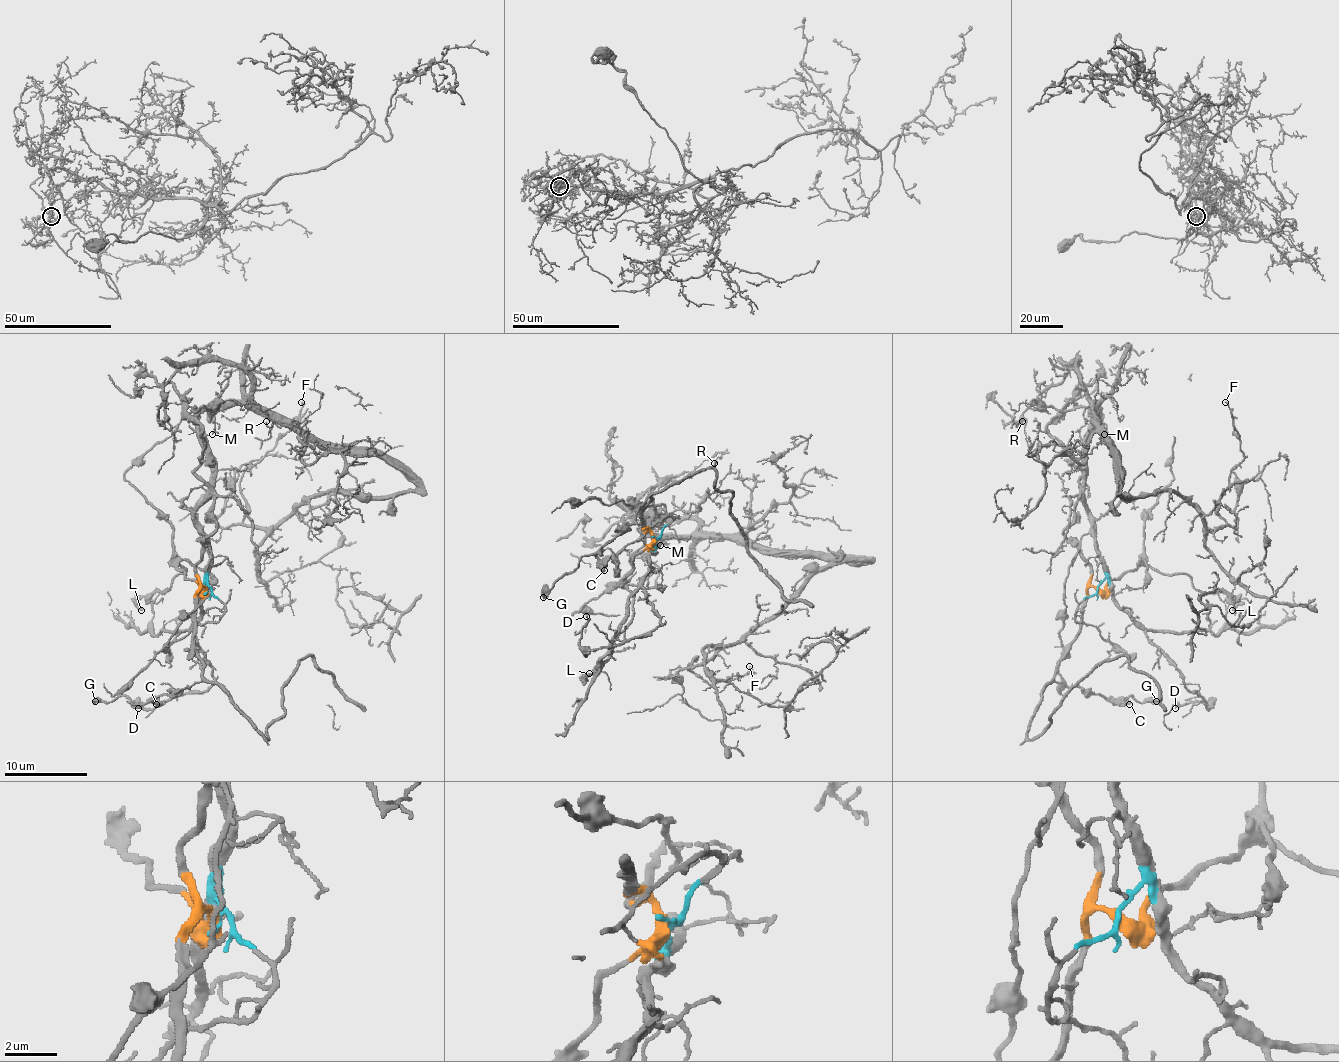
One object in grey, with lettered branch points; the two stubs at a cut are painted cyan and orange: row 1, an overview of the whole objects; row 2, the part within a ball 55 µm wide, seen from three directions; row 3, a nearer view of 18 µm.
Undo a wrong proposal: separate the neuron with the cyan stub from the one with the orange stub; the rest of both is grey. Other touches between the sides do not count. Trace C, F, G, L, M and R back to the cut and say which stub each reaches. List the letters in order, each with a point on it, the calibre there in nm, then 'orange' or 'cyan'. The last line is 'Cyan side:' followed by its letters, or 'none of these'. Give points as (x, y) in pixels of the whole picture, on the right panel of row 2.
C: (1129, 704) | 550 nm | orange
F: (1225, 402) | 130 nm | cyan
G: (1156, 701) | 360 nm | orange
L: (1232, 610) | 280 nm | orange
M: (1104, 434) | 150 nm | cyan
R: (1022, 421) | 110 nm | cyan
Cyan side: F, M, R

